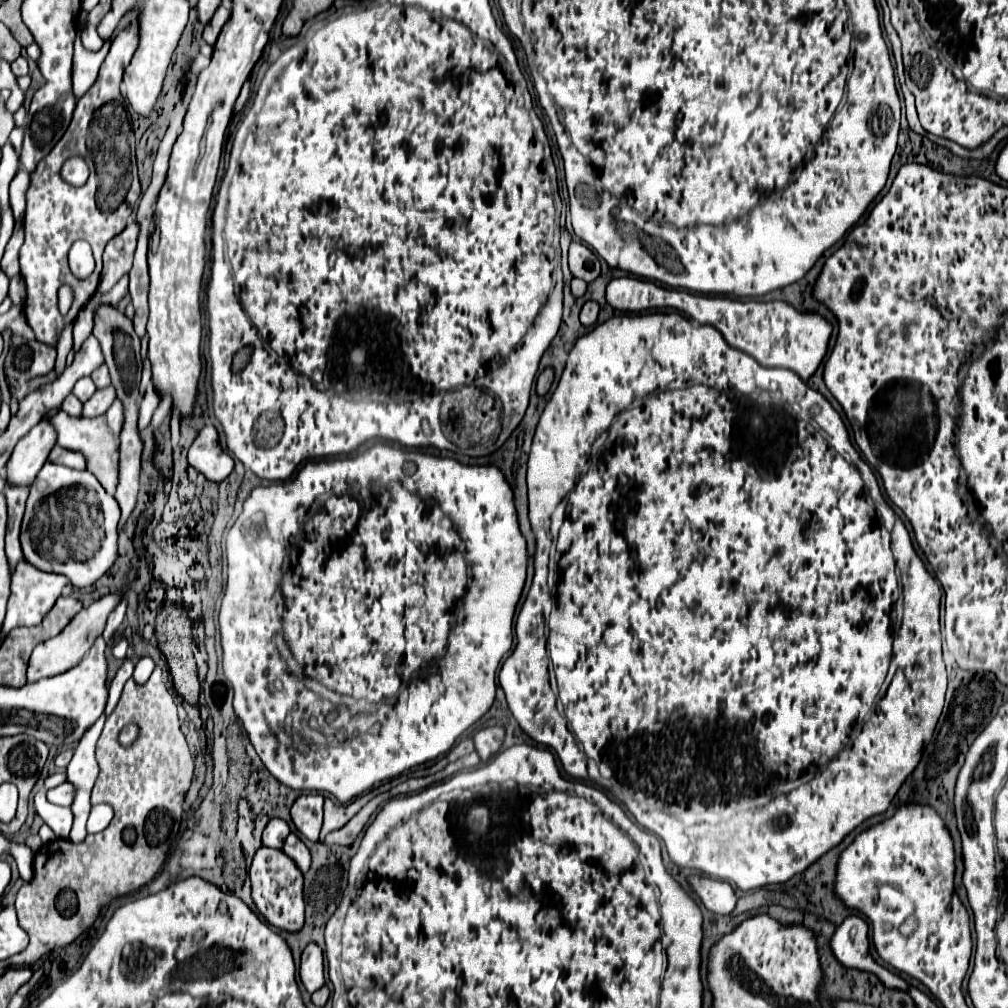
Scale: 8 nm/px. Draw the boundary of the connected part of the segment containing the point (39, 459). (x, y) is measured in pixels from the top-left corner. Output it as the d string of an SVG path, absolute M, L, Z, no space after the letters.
M43 417L27 435L19 439L15 451L7 463L7 481L13 485L31 485L39 469L49 457L49 451L57 443L57 431L51 421Z

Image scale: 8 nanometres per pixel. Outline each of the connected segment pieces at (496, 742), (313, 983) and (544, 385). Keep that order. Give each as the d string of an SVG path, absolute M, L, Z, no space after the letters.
M487 727L475 735L475 749L477 749L481 761L491 759L501 749L503 737L505 737L503 727Z
M317 945L305 947L301 955L301 965L299 965L299 977L307 993L315 993L325 985L325 975L323 975L323 951Z
M545 369L545 371L539 375L539 379L537 379L537 385L535 385L535 391L537 391L537 395L539 395L539 397L543 397L543 395L549 391L551 383L553 383L553 369Z

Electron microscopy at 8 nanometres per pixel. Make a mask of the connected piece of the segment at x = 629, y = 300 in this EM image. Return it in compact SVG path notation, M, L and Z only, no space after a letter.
M619 277L607 285L607 303L617 311L647 311L647 309L677 309L700 325L713 325L725 337L725 341L751 355L765 367L785 367L795 371L807 381L821 365L829 337L833 333L831 323L817 313L801 313L785 301L737 301L728 296L693 295L687 291L663 289L651 281L635 277Z

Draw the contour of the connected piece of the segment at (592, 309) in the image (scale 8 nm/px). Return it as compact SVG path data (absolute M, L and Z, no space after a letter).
M587 301L581 309L581 325L589 327L597 321L597 315L599 315L599 303L597 301Z

